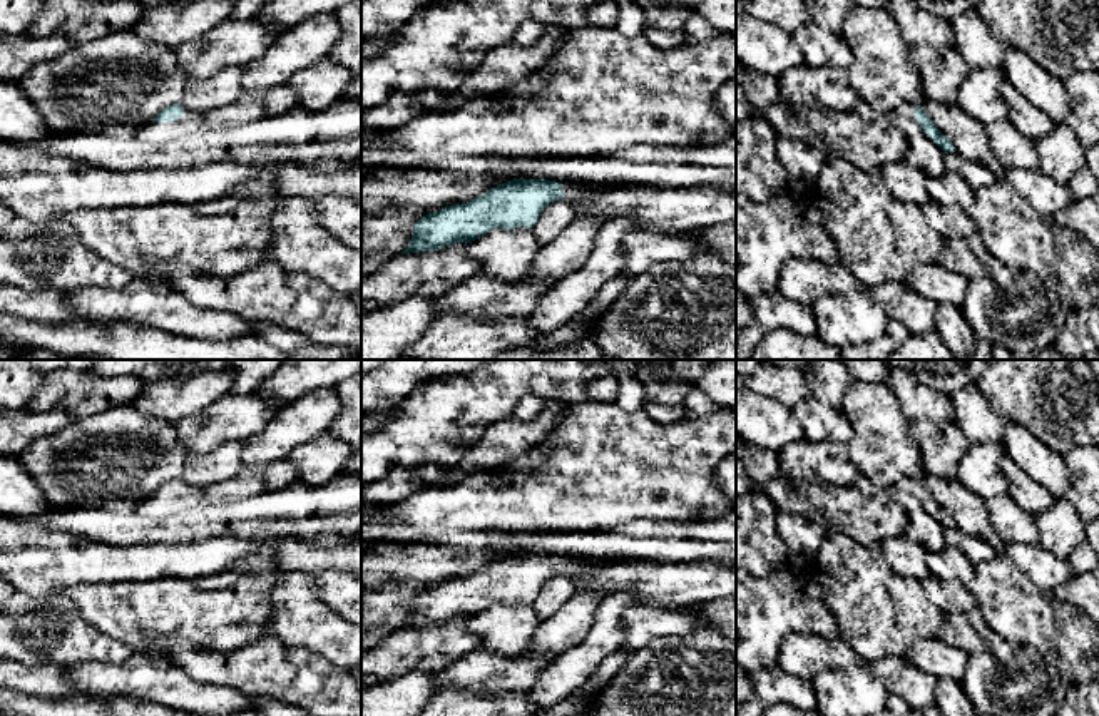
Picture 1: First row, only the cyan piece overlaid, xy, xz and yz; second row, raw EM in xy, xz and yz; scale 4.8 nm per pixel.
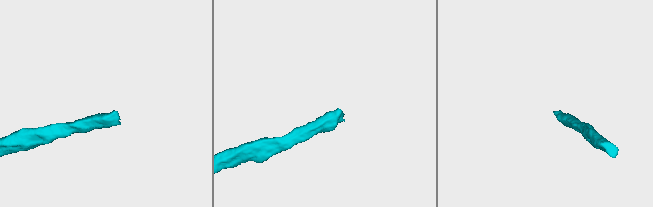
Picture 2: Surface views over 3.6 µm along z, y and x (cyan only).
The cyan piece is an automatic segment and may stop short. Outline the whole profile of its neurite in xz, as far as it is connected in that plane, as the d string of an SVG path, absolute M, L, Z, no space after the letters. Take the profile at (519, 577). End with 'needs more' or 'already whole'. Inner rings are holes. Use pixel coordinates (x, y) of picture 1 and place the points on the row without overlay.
M512 554L468 577L447 580L418 594L410 621L400 629L472 617L497 602L534 602L550 577L560 572L579 575L614 562L621 560Z; needs more

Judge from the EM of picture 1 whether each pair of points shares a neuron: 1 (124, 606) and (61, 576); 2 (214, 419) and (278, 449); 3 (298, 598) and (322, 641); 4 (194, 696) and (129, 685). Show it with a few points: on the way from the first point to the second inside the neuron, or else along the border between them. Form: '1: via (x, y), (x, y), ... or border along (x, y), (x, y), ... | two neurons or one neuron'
1: border along (119, 584), (79, 584), (66, 593) | two neurons
2: border along (280, 410), (260, 432), (243, 442) | two neurons
3: via (298, 608), (318, 631) | one neuron
4: via (178, 690), (169, 685), (146, 685) | one neuron

